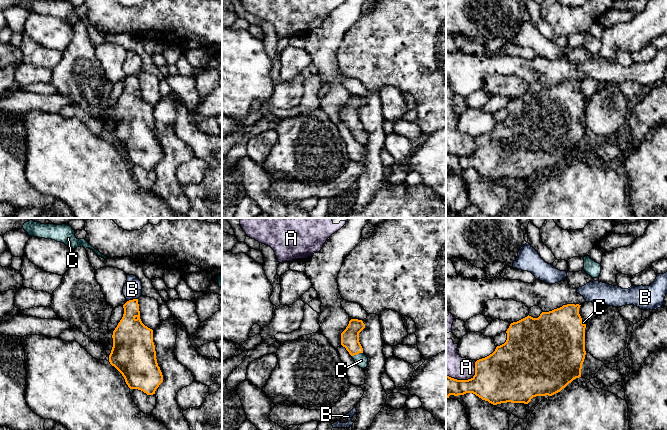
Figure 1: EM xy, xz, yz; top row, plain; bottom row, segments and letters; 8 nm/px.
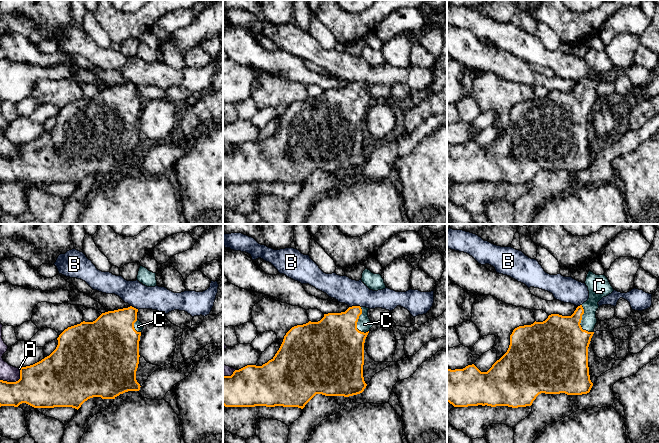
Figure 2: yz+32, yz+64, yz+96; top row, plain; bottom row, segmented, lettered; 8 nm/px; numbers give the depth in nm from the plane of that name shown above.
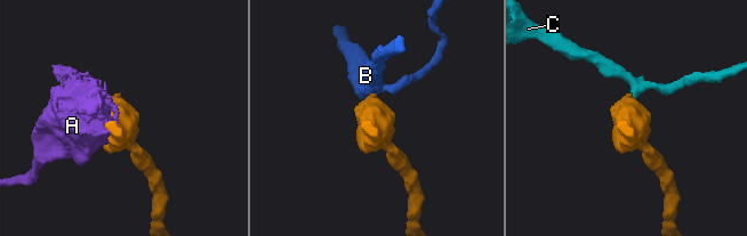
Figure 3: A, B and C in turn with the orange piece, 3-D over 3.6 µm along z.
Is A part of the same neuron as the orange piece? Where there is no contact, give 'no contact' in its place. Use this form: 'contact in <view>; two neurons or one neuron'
contact in yz; two neurons

